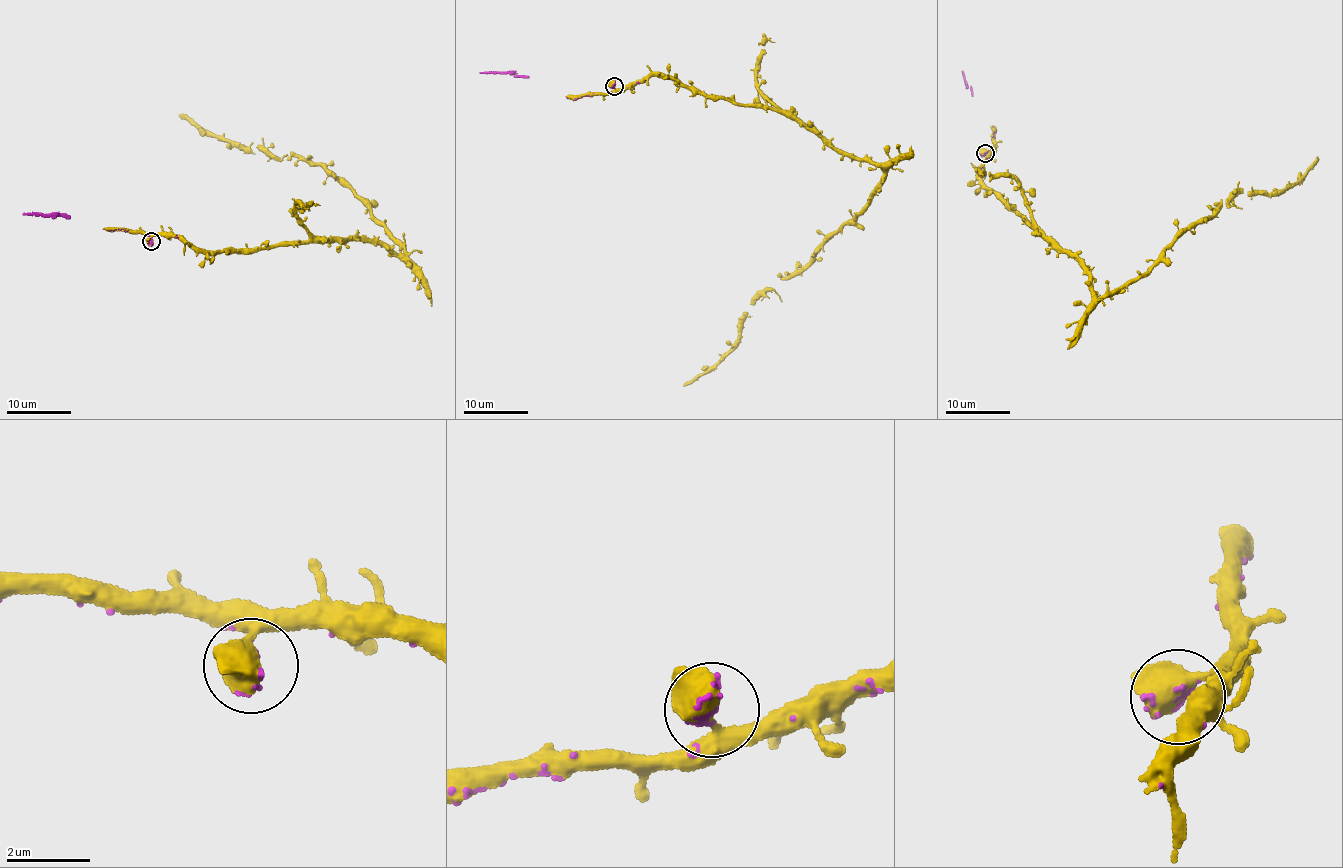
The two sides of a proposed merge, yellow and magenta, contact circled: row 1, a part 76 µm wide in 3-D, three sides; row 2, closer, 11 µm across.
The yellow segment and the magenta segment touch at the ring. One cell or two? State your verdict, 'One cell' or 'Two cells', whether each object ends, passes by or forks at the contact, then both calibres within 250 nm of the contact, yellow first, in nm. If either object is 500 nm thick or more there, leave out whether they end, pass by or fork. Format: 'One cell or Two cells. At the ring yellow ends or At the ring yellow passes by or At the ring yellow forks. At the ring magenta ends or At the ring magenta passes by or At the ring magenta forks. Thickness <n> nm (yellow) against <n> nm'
One cell. Thickness 500 nm (yellow) against 140 nm

